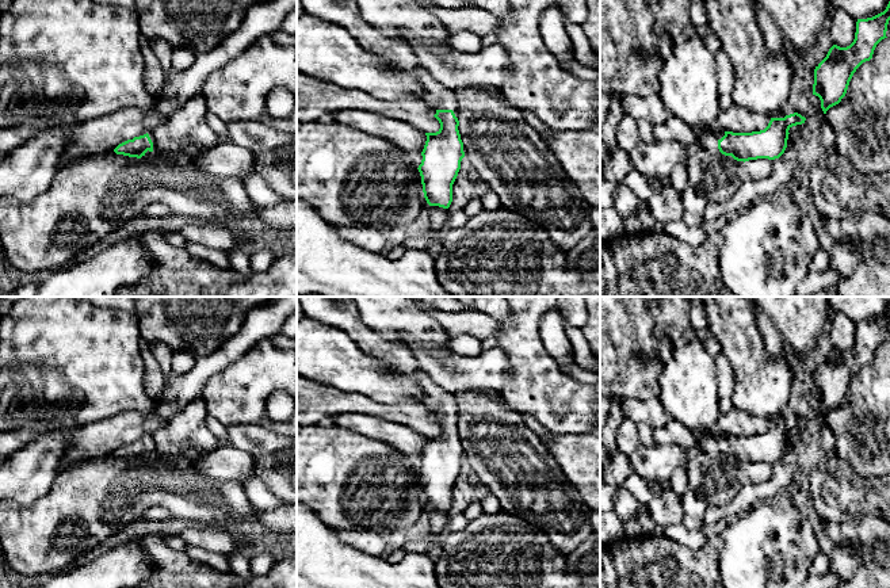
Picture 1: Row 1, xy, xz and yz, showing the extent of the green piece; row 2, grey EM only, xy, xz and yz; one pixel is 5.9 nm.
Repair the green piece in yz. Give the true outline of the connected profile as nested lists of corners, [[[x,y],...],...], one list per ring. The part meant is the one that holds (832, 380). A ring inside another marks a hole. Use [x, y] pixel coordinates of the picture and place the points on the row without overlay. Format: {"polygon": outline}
{"polygon": [[[890,305],[883,316],[857,322],[853,345],[847,351],[833,348],[815,370],[813,398],[820,401],[824,417],[841,405],[856,373],[870,364],[876,348],[887,341],[889,324]]]}

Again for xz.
{"polygon": [[[298,297],[306,318],[344,331],[358,347],[378,358],[390,370],[415,379],[424,392],[425,408],[436,413],[433,419],[440,432],[425,436],[427,444],[419,469],[423,496],[429,509],[448,512],[452,505],[452,488],[465,461],[463,446],[458,434],[459,424],[454,417],[454,394],[435,383],[424,373],[406,347],[389,341],[367,327],[351,297]]]}

